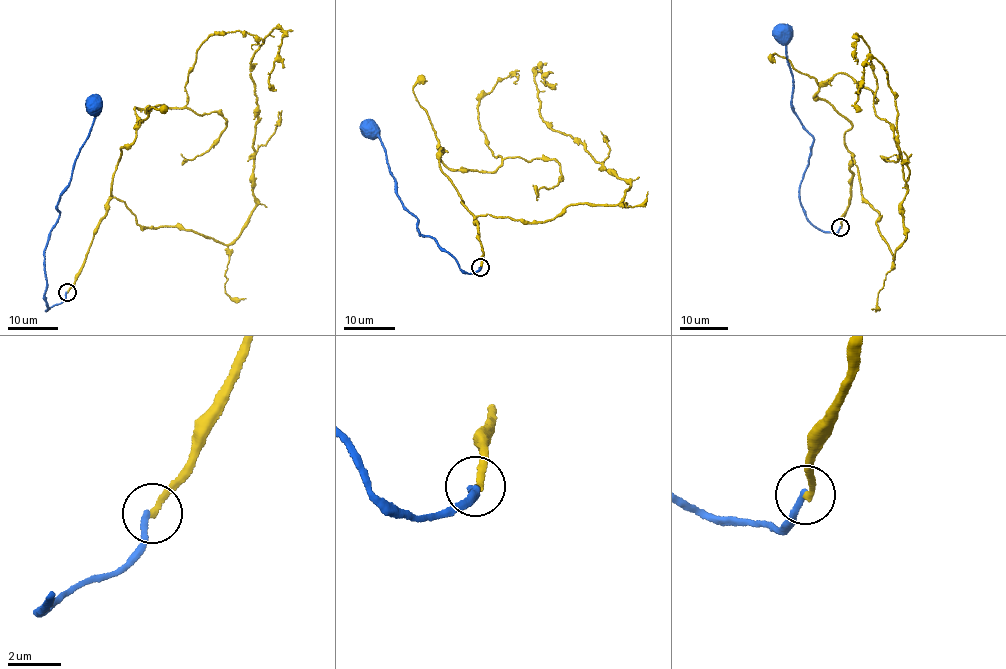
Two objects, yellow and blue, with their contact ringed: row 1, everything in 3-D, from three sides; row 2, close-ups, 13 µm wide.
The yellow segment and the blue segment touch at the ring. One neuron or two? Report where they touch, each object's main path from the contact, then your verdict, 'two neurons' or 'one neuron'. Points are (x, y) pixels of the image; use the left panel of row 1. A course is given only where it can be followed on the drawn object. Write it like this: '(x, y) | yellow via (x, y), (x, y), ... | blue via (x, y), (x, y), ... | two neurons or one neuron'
(67, 292) | yellow via (67, 292), (113, 197), (147, 227), (237, 237), (256, 203), (250, 65), (279, 28), (276, 90) | blue via (66, 292), (46, 311), (45, 246), (74, 159), (91, 128), (93, 103) | two neurons

